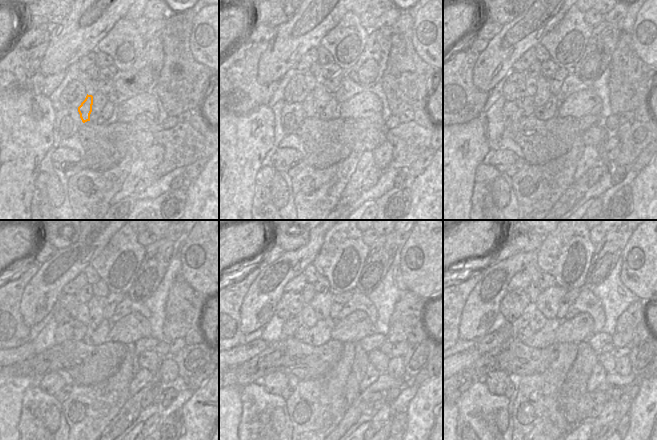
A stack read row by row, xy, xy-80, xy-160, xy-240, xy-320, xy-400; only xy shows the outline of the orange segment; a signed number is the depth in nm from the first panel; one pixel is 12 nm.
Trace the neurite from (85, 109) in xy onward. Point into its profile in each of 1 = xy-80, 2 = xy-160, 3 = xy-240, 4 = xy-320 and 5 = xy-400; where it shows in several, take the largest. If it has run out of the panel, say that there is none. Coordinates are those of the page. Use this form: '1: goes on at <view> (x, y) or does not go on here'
1: goes on at xy-80 (309, 105)
2: goes on at xy-160 (529, 106)
3: goes on at xy-240 (80, 329)
4: goes on at xy-320 (303, 331)
5: goes on at xy-400 (524, 334)

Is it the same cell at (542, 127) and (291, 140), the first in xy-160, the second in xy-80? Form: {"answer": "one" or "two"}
{"answer": "two"}

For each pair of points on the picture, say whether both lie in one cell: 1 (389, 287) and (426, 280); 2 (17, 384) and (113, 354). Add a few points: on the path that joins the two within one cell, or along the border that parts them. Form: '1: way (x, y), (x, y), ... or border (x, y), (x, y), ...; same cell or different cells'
1: border (400, 261), (401, 277), (409, 290); different cells
2: border (10, 375), (30, 375), (32, 377); different cells

